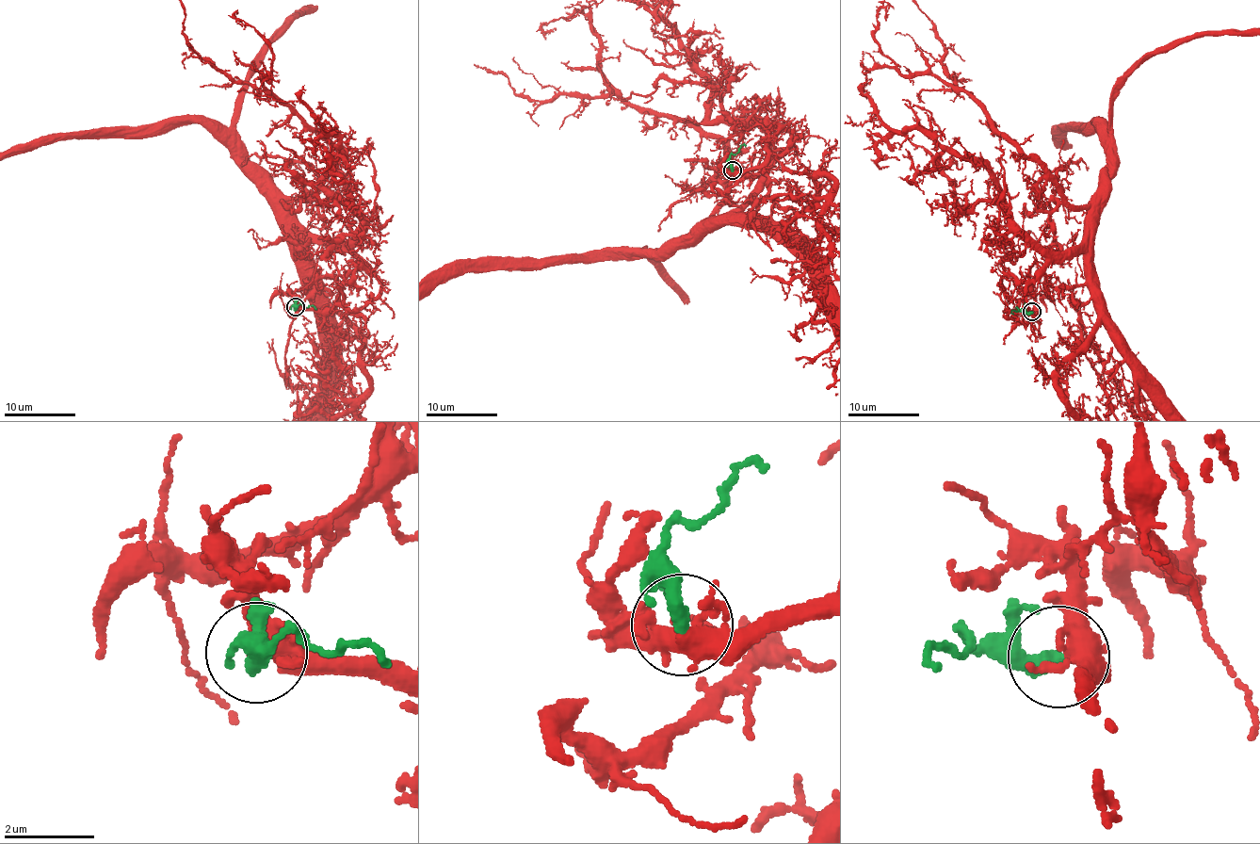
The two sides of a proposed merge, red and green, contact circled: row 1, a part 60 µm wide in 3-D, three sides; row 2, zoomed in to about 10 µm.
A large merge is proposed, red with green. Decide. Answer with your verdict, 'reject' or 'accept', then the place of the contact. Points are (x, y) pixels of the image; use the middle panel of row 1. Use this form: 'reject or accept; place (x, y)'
accept; place (732, 170)

